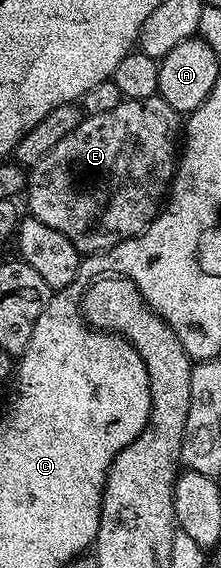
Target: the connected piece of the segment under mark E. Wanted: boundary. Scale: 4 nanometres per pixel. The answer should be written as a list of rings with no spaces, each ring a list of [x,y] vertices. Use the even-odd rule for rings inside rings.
[[[159,94],[142,100],[122,99],[121,104],[115,106],[115,110],[107,110],[107,114],[86,115],[81,124],[63,138],[63,142],[55,145],[55,150],[32,165],[27,176],[32,219],[43,222],[43,226],[51,226],[51,230],[59,230],[59,234],[68,238],[82,254],[104,253],[119,242],[138,236],[162,211],[163,197],[173,183],[182,136],[182,117]],[[116,200],[125,212],[93,212]]]

